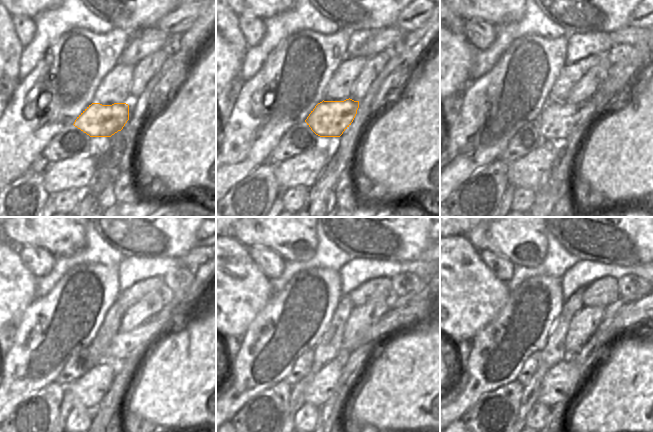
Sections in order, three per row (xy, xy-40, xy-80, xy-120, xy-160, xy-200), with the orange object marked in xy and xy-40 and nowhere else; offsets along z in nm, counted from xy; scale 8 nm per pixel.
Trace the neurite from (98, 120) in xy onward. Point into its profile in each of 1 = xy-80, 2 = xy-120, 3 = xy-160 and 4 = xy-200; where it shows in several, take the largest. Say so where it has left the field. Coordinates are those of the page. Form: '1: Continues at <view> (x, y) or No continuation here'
1: Continues at xy-80 (557, 119)
2: Continues at xy-120 (122, 345)
3: Continues at xy-160 (396, 318)
4: Continues at xy-200 (635, 313)

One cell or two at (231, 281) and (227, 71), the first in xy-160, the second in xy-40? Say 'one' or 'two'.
one

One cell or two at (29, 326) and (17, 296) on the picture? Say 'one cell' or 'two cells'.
two cells

